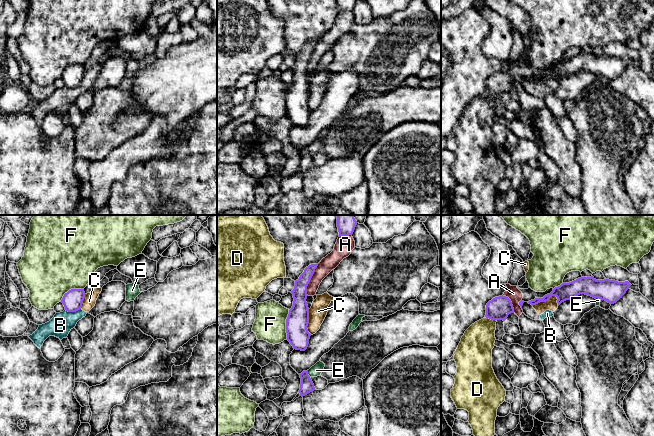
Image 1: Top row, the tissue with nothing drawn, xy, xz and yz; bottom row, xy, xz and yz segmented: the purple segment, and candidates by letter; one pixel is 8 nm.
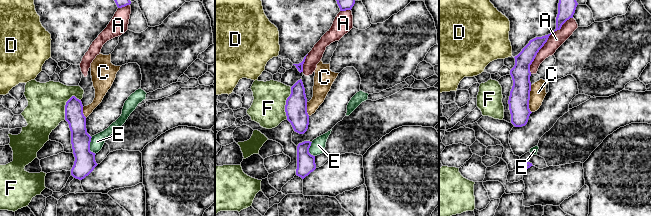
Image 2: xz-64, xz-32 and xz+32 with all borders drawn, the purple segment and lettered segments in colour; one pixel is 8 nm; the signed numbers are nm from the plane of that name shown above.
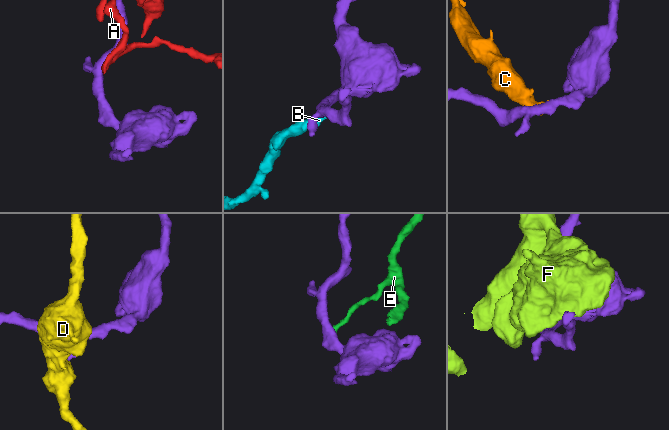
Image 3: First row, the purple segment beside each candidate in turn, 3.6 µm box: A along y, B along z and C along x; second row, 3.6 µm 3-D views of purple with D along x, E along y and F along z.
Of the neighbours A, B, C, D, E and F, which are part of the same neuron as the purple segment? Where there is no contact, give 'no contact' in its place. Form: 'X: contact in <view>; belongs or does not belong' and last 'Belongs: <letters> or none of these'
A: contact in xz; does not belong
B: contact in xy; does not belong
C: contact in yz; does not belong
D: contact in yz; does not belong
E: contact in xz; does not belong
F: contact in xz; does not belong
Belongs: none of these

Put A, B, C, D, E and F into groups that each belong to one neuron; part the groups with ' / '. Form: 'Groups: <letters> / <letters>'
Groups: A / B C / D / E / F

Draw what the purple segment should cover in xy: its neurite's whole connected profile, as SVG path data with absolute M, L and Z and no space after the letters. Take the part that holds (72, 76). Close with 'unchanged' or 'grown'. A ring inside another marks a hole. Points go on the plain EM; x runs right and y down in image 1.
M71 65L64 70L61 78L68 88L76 88L81 85L85 73L84 65Z; unchanged

